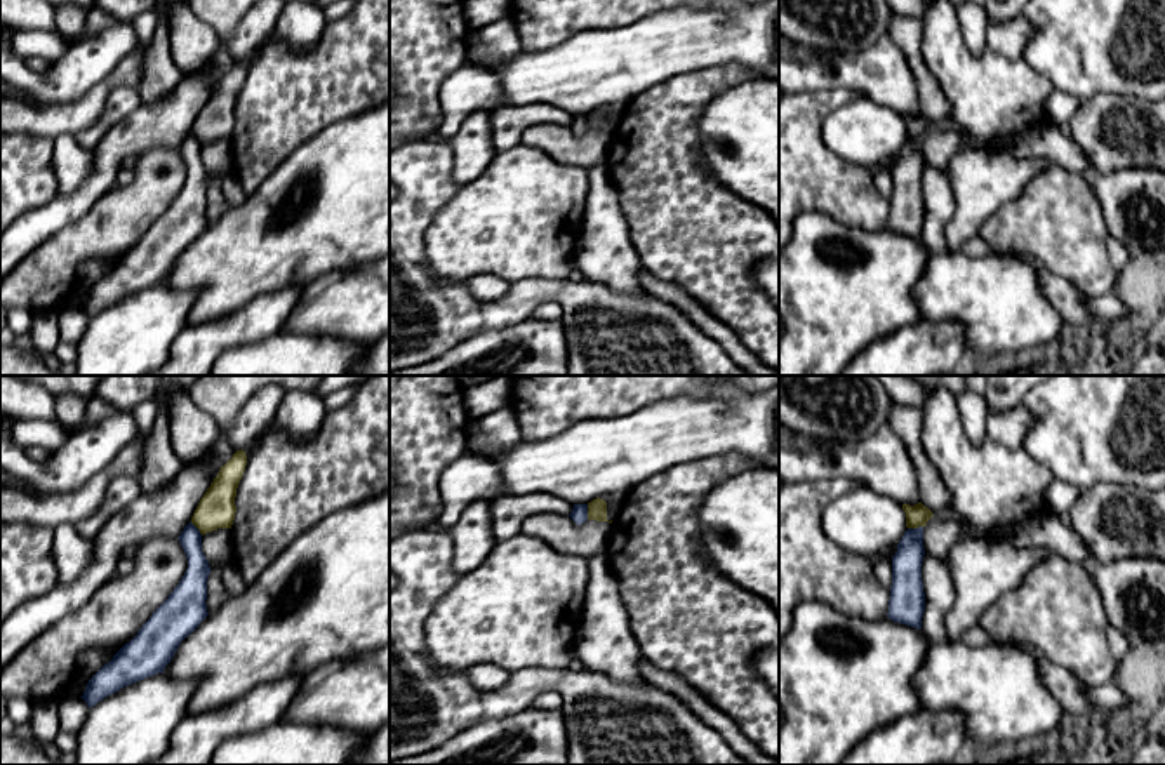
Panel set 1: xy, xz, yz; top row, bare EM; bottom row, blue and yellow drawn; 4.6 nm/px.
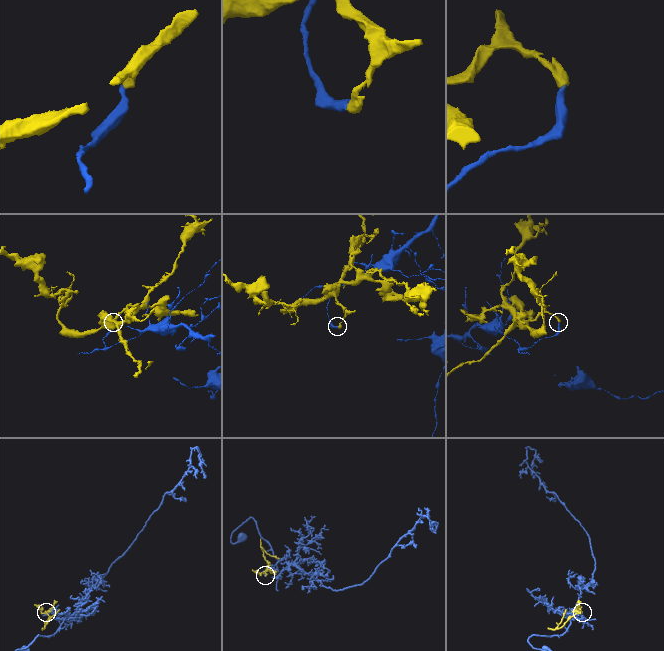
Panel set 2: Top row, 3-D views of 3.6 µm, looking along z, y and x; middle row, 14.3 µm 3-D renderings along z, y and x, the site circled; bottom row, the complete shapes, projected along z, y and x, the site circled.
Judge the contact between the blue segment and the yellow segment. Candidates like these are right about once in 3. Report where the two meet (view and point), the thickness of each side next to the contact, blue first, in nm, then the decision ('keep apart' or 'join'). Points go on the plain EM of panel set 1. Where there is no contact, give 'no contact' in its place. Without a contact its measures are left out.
xz (586, 122) | 80/100 nm | keep apart

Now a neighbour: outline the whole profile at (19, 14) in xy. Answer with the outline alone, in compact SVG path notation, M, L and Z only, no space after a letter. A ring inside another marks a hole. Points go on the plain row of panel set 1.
M0 0L0 23L12 30L57 31L56 5L49 0Z

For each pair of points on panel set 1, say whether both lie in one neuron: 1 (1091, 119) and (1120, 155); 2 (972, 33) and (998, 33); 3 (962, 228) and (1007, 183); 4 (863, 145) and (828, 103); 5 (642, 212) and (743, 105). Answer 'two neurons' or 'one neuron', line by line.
1: one neuron
2: two neurons
3: one neuron
4: two neurons
5: two neurons

